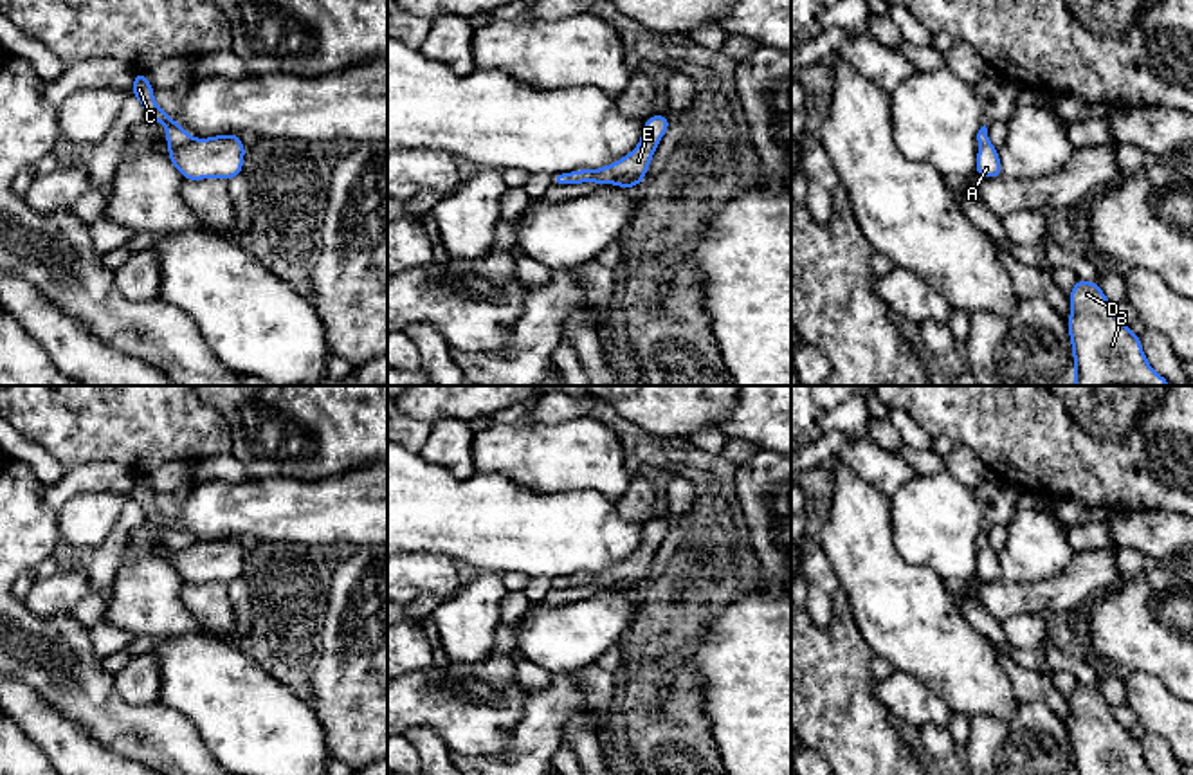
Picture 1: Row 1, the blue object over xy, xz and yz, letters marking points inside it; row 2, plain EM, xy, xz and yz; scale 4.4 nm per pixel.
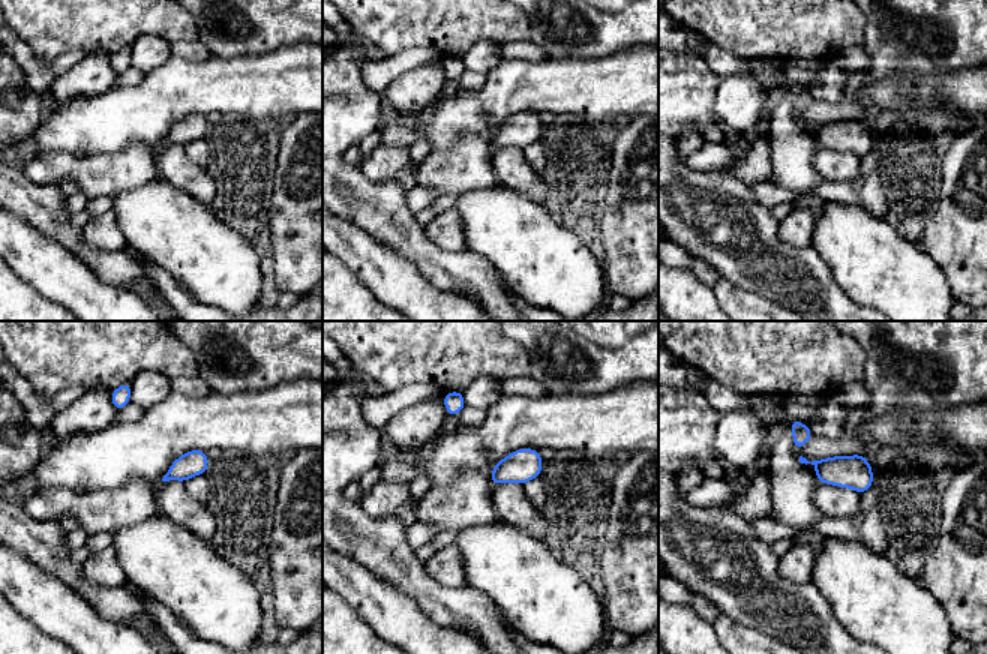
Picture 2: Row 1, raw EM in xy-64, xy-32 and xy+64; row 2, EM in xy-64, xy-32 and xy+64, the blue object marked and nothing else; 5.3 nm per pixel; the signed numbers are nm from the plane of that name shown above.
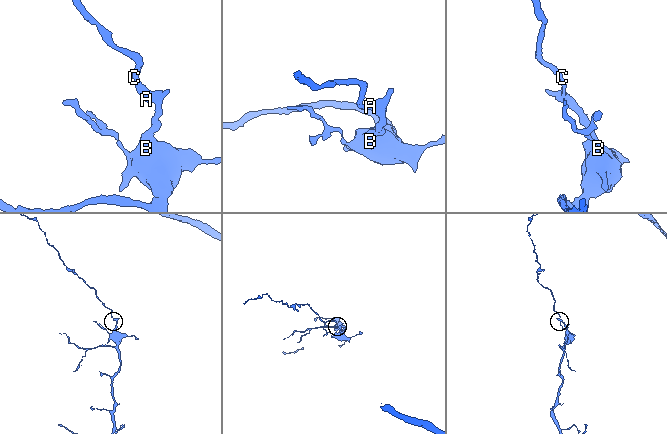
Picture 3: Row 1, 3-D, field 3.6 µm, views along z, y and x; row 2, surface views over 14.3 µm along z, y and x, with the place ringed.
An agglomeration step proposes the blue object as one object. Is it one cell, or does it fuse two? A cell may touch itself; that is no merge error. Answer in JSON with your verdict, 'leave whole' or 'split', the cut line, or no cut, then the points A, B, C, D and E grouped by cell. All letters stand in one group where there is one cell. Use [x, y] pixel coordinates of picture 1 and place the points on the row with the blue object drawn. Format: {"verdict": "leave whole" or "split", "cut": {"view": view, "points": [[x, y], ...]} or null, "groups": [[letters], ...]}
{"verdict": "leave whole", "cut": null, "groups": [["A", "B", "C", "D", "E"]]}

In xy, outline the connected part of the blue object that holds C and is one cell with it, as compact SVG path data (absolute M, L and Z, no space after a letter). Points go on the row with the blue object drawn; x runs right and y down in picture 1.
M135 70L132 96L144 105L144 117L168 126L164 139L171 146L168 159L184 180L234 178L243 171L245 144L236 133L209 139L191 137L171 115L155 103L153 87L144 70Z

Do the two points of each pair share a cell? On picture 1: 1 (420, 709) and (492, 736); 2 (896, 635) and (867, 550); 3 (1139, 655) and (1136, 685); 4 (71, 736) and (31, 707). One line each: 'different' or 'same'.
1: same
2: same
3: different
4: same

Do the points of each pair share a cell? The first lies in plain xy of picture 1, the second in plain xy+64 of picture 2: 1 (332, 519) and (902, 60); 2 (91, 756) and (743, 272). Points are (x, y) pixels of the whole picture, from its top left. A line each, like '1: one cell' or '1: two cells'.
1: two cells
2: two cells

